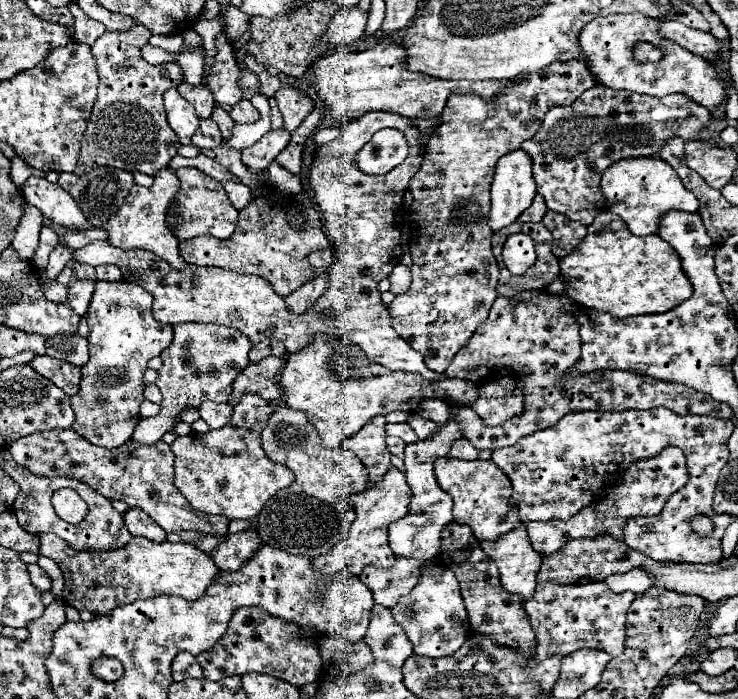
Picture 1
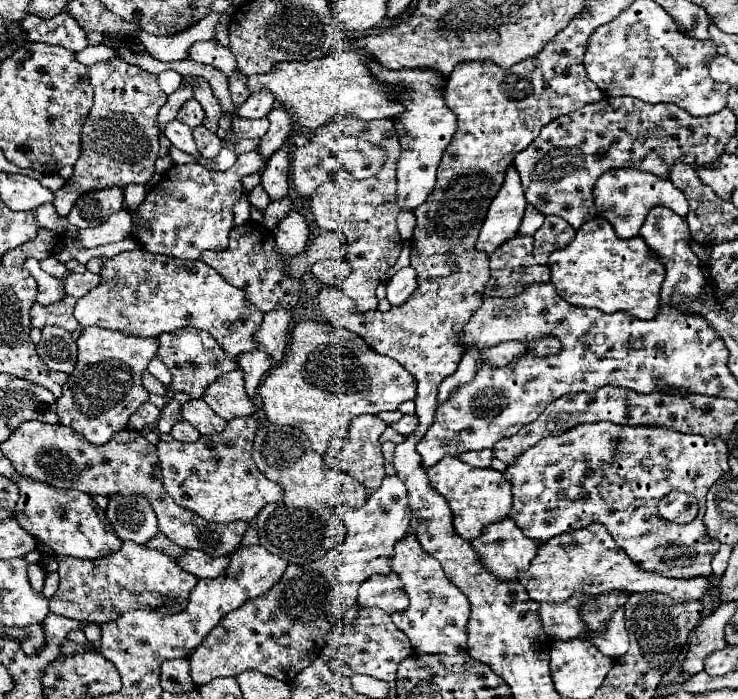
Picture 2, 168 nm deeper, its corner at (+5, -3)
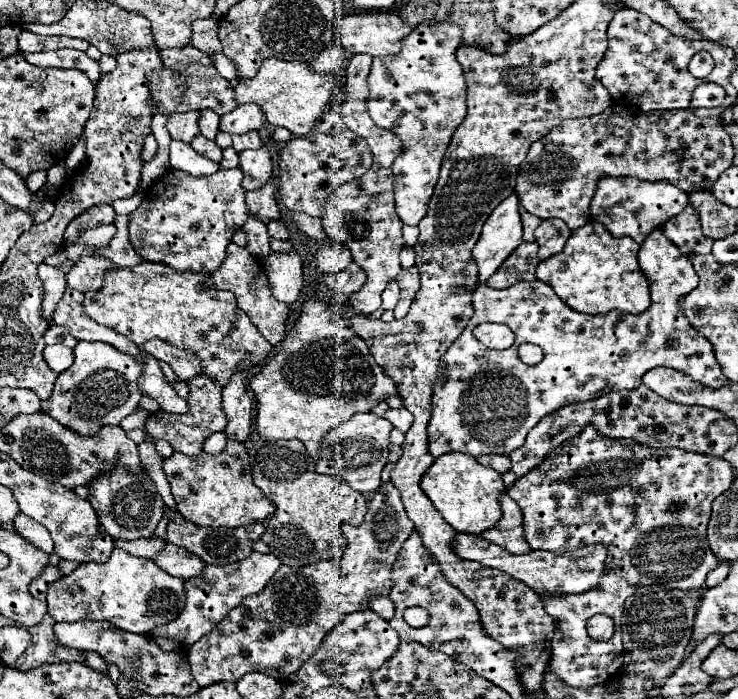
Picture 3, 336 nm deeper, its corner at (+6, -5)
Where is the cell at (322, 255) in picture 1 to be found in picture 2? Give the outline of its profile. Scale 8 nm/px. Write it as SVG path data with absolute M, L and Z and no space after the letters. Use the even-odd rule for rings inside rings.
M330 259L330 261L318 261L312 265L312 273L326 285L336 285L340 281L344 281L350 273L350 265L348 261L336 261L336 259Z

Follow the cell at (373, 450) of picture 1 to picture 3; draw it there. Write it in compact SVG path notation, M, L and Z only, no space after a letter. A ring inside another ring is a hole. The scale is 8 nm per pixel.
M355 413L349 421L331 429L323 437L315 471L323 475L341 475L355 491L363 495L377 491L381 485L381 469L387 463L391 429L393 425L383 417L377 417L373 413Z

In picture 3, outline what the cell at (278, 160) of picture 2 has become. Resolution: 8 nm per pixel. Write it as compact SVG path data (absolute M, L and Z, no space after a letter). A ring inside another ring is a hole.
M273 175L261 189L247 191L245 201L247 201L249 213L257 215L263 221L281 217L281 207L279 207L279 201L277 201L277 189L275 189L275 177Z

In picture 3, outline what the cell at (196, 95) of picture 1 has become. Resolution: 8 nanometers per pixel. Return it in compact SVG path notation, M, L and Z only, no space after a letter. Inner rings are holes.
M193 111L173 113L169 117L169 121L167 121L167 129L169 129L169 133L171 133L173 139L191 143L191 139L199 133L197 121L199 121L199 113L193 113Z

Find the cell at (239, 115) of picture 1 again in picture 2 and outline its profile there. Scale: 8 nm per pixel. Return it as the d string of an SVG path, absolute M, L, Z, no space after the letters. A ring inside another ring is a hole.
M232 119L232 131L244 139L260 139L268 131L268 119Z

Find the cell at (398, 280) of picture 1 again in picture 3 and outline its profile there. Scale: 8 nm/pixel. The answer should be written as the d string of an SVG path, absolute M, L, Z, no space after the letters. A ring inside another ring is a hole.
M409 267L409 269L403 269L399 275L397 275L397 281L399 281L399 287L401 287L401 299L395 307L395 319L401 319L407 315L409 307L411 307L411 301L415 297L415 293L419 291L419 273L417 273L417 267Z

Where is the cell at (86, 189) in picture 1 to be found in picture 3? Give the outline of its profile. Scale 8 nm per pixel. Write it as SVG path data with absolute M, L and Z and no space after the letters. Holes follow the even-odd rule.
M97 205L97 207L89 207L85 209L85 213L77 215L67 231L65 231L65 241L71 243L81 231L85 229L91 229L91 227L97 227L97 225L111 225L115 221L115 211L111 205Z

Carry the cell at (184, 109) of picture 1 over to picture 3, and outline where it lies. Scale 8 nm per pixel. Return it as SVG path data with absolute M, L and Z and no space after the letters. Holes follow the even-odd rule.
M171 141L171 167L181 169L189 175L213 175L215 171L219 171L219 163L201 157L185 141Z

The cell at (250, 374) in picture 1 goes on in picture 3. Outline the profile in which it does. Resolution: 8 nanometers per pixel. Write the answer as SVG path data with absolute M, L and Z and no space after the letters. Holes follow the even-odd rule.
M199 375L193 381L189 381L189 397L187 397L189 413L185 413L185 415L175 415L175 413L167 413L167 411L151 413L145 423L145 431L153 439L169 441L175 451L181 451L185 455L199 455L203 451L205 437L215 431L223 431L227 427L221 393L223 393L223 385L217 385L217 381L213 381L211 377Z

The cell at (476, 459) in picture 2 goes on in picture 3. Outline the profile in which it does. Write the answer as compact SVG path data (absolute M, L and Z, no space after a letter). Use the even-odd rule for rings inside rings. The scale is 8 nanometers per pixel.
M481 455L481 457L477 457L477 461L495 469L497 473L505 473L511 469L511 461L507 455Z

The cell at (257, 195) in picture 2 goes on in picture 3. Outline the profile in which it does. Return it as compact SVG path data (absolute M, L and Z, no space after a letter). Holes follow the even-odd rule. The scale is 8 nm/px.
M249 215L243 231L247 233L247 247L257 255L257 257L267 257L265 253L269 253L269 233L267 233L267 225L265 221L261 221L255 215Z

